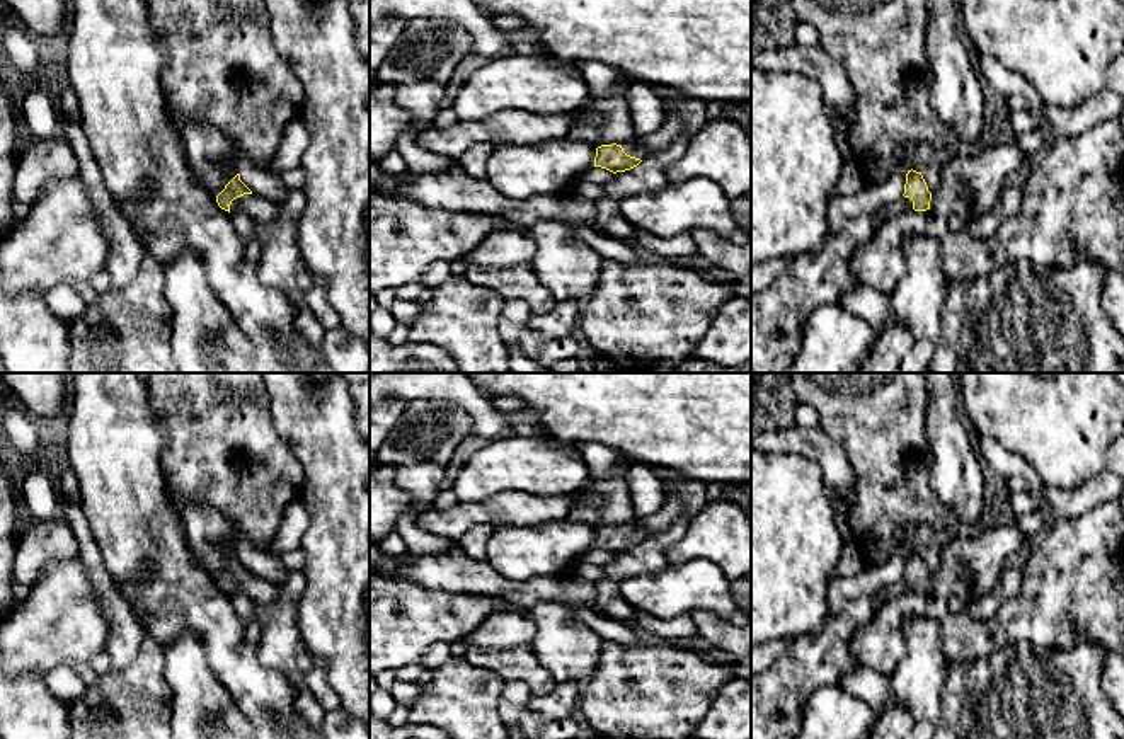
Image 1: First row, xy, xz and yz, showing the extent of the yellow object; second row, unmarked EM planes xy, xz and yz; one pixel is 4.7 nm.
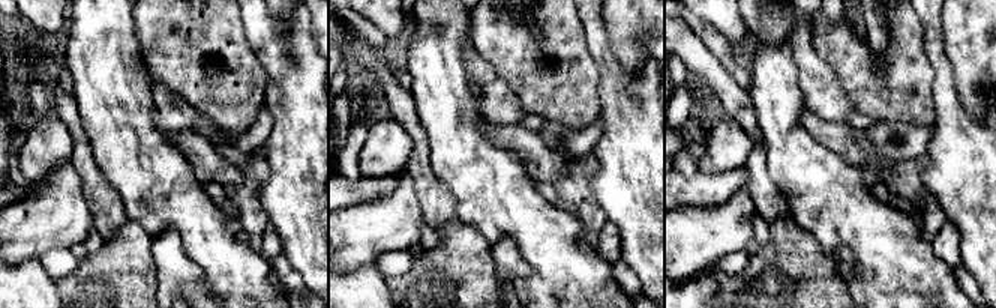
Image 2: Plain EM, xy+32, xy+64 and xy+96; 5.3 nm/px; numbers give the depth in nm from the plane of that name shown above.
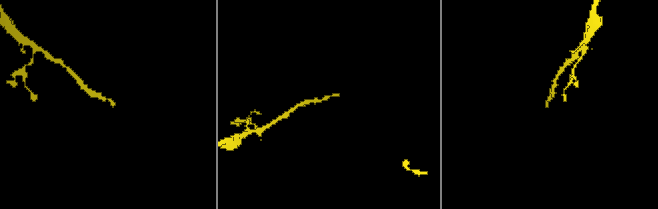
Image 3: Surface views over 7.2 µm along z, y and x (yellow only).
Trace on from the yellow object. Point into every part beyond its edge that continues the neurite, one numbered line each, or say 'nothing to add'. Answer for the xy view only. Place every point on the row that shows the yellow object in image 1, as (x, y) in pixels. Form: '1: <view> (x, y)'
1: xy (263, 211)

